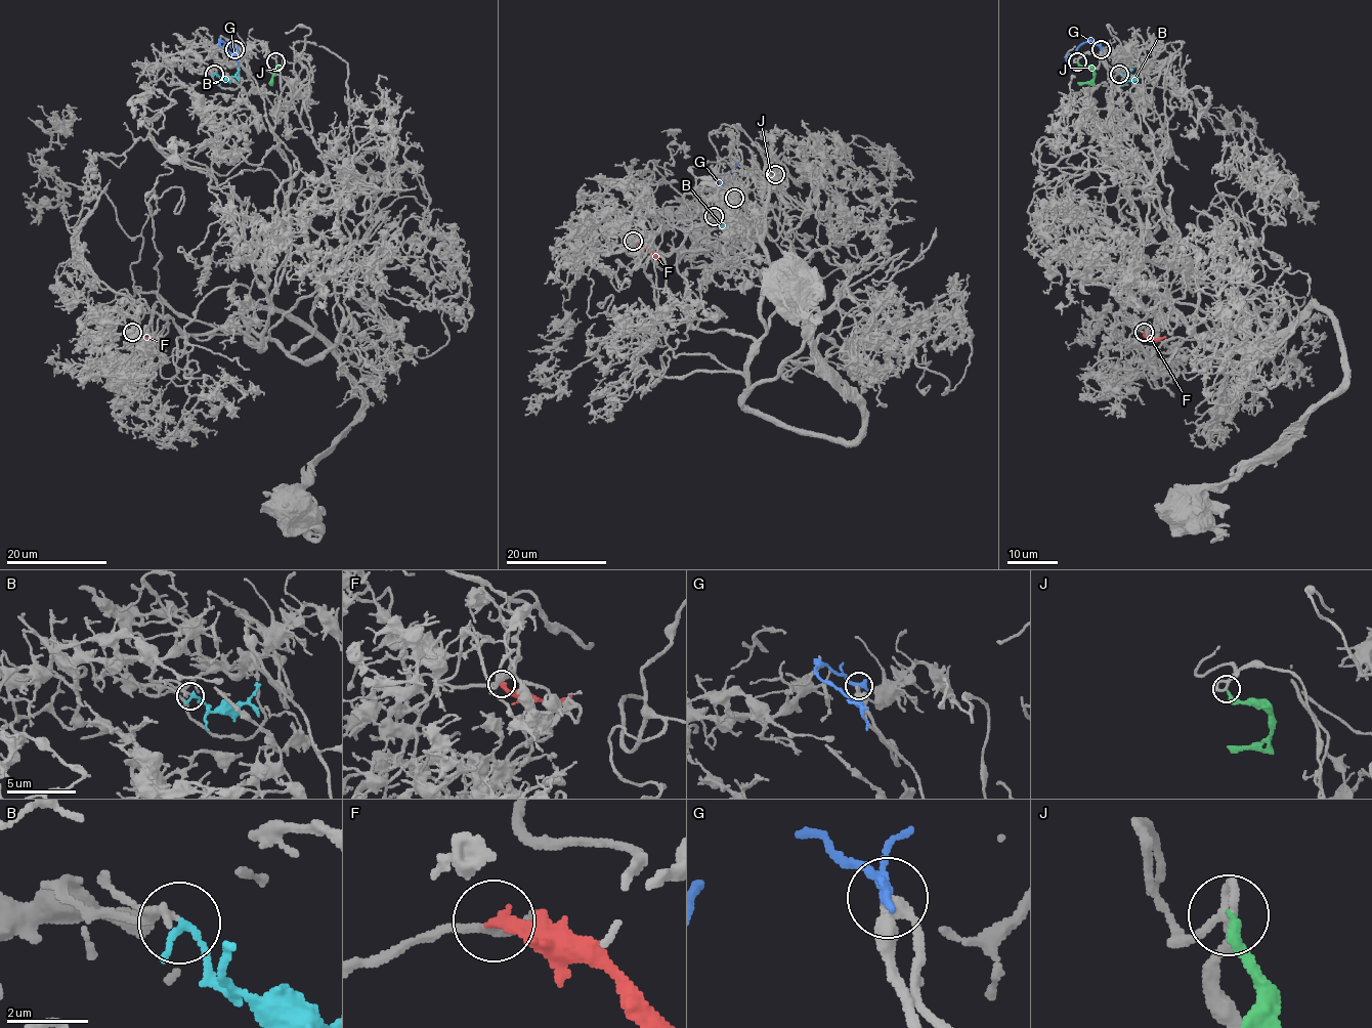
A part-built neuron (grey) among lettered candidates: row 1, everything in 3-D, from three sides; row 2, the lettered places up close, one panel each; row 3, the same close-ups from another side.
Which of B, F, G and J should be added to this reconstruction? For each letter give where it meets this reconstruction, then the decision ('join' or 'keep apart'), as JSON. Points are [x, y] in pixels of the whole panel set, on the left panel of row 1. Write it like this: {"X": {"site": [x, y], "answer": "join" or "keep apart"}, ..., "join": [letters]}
{"B": {"site": [214, 74], "answer": "join"}, "F": {"site": [132, 332], "answer": "keep apart"}, "G": {"site": [234, 49], "answer": "keep apart"}, "J": {"site": [275, 61], "answer": "keep apart"}, "join": ["B"]}

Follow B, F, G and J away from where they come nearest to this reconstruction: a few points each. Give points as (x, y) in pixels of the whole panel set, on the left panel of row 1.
B: (214, 73), (231, 78), (238, 68)
F: (132, 333), (147, 339), (159, 335)
G: (234, 49), (223, 42), (219, 43), (236, 56), (238, 66)
J: (275, 61), (280, 67), (269, 83)

